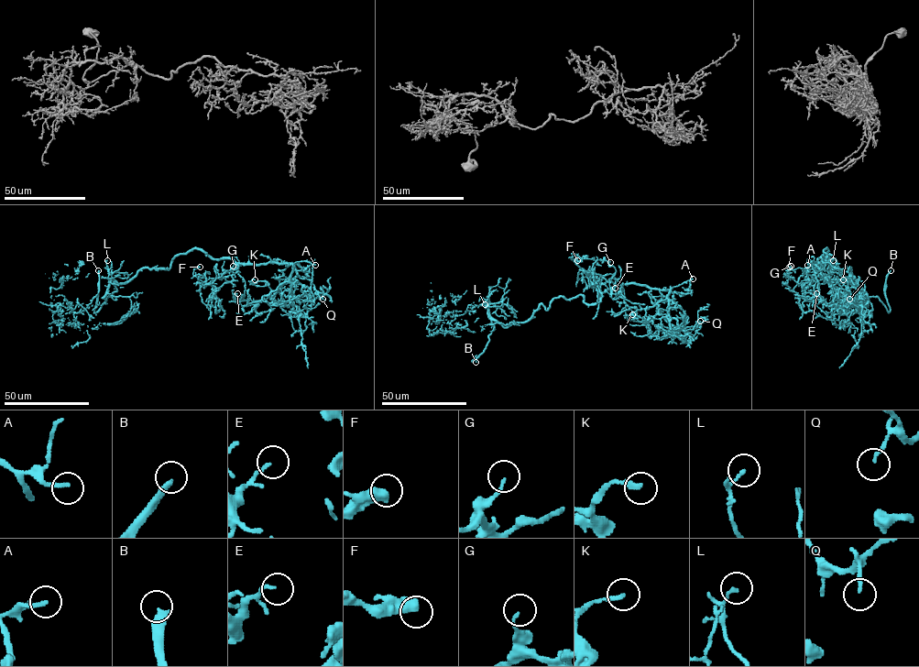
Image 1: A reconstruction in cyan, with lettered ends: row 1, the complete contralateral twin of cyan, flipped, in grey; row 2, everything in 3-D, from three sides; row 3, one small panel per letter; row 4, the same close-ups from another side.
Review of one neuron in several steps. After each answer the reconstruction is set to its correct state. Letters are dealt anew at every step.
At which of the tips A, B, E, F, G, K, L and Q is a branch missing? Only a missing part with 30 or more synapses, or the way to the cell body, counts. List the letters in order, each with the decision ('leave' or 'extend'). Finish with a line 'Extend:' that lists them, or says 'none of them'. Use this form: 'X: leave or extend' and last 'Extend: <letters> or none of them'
A: extend
B: extend
E: leave
F: leave
G: leave
K: leave
L: leave
Q: leave
Extend: A, B

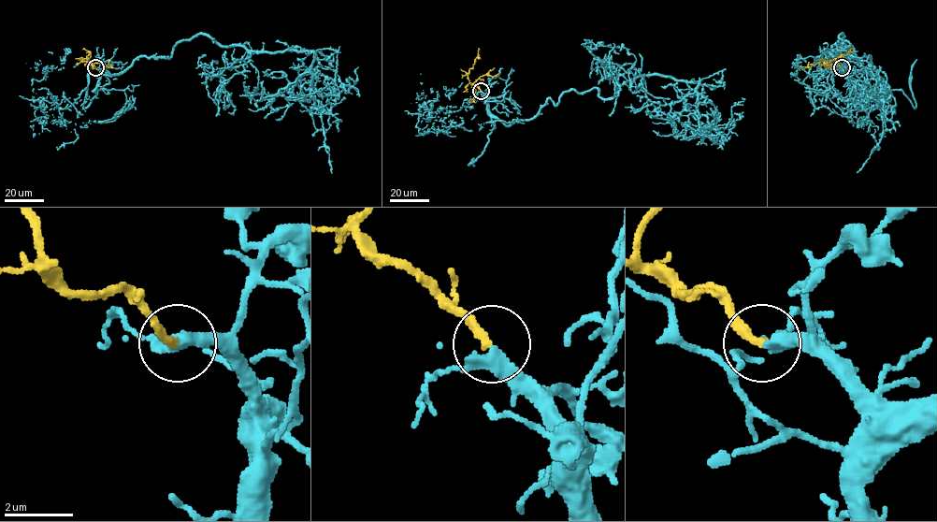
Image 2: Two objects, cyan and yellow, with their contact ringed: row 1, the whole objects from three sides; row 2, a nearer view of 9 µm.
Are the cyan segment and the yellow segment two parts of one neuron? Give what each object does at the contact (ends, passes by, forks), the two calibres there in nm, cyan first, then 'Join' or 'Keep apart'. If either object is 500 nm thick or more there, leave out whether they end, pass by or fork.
At the ring cyan passes by. At the ring yellow ends. Thickness 380 nm (cyan) against 240 nm. Join

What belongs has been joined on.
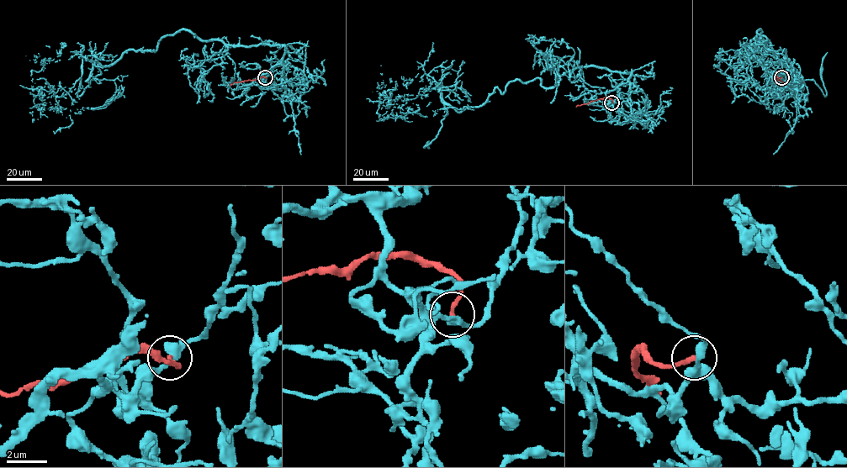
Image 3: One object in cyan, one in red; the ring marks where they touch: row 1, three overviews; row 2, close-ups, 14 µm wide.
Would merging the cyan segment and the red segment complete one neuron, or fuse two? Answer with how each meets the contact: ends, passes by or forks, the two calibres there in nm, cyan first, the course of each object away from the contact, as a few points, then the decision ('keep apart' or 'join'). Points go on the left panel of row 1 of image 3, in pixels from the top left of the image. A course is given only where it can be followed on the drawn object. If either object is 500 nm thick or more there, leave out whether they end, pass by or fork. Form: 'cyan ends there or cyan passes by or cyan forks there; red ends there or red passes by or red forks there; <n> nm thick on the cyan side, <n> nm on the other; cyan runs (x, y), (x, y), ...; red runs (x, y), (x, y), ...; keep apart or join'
cyan passes by; red ends there; 340 nm thick on the cyan side, 220 nm on the other; cyan runs (265, 77), (284, 46), (185, 30), (98, 65), (123, 89), (103, 106), (42, 108), (33, 91), (49, 87); red runs (265, 77), (230, 84); keep apart

